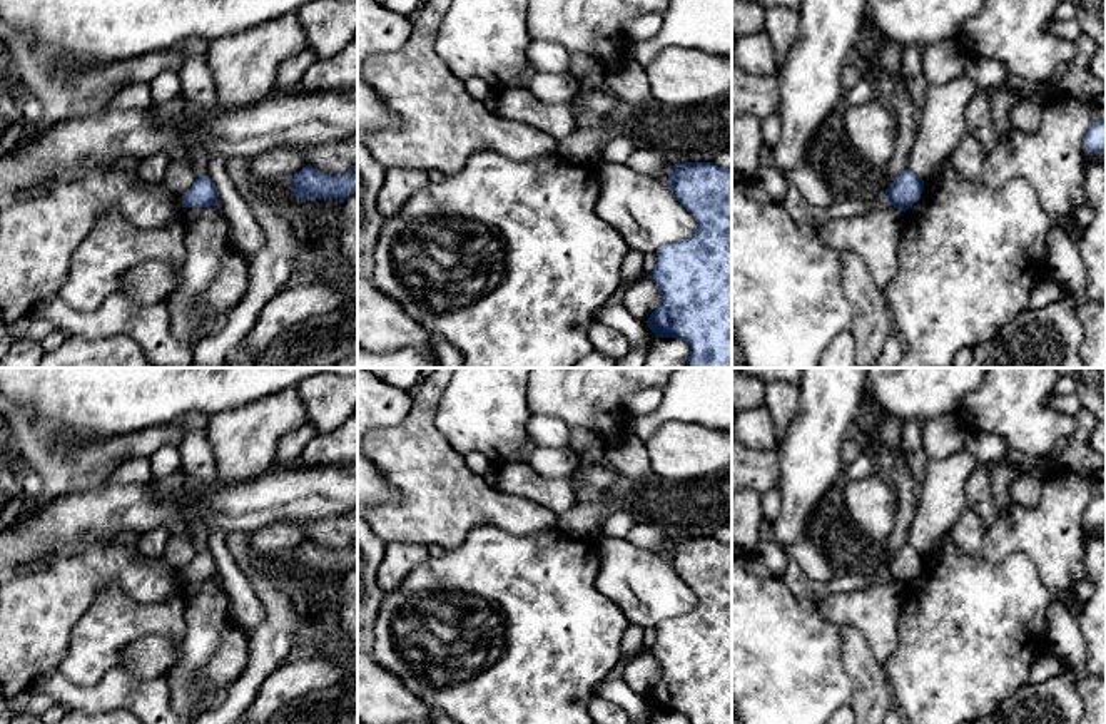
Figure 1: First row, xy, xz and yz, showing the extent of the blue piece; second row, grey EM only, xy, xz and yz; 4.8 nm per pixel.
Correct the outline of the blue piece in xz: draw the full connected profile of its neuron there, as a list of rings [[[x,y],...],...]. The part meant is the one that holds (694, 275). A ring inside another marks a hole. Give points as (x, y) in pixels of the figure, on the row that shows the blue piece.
[[[713,162],[672,167],[668,186],[697,221],[693,236],[662,247],[648,274],[660,288],[660,304],[645,321],[657,338],[680,338],[690,346],[685,368],[732,368],[732,169]]]

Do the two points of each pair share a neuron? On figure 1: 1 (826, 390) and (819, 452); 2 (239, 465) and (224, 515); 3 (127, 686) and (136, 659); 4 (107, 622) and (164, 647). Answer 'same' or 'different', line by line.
1: same
2: different
3: different
4: different

